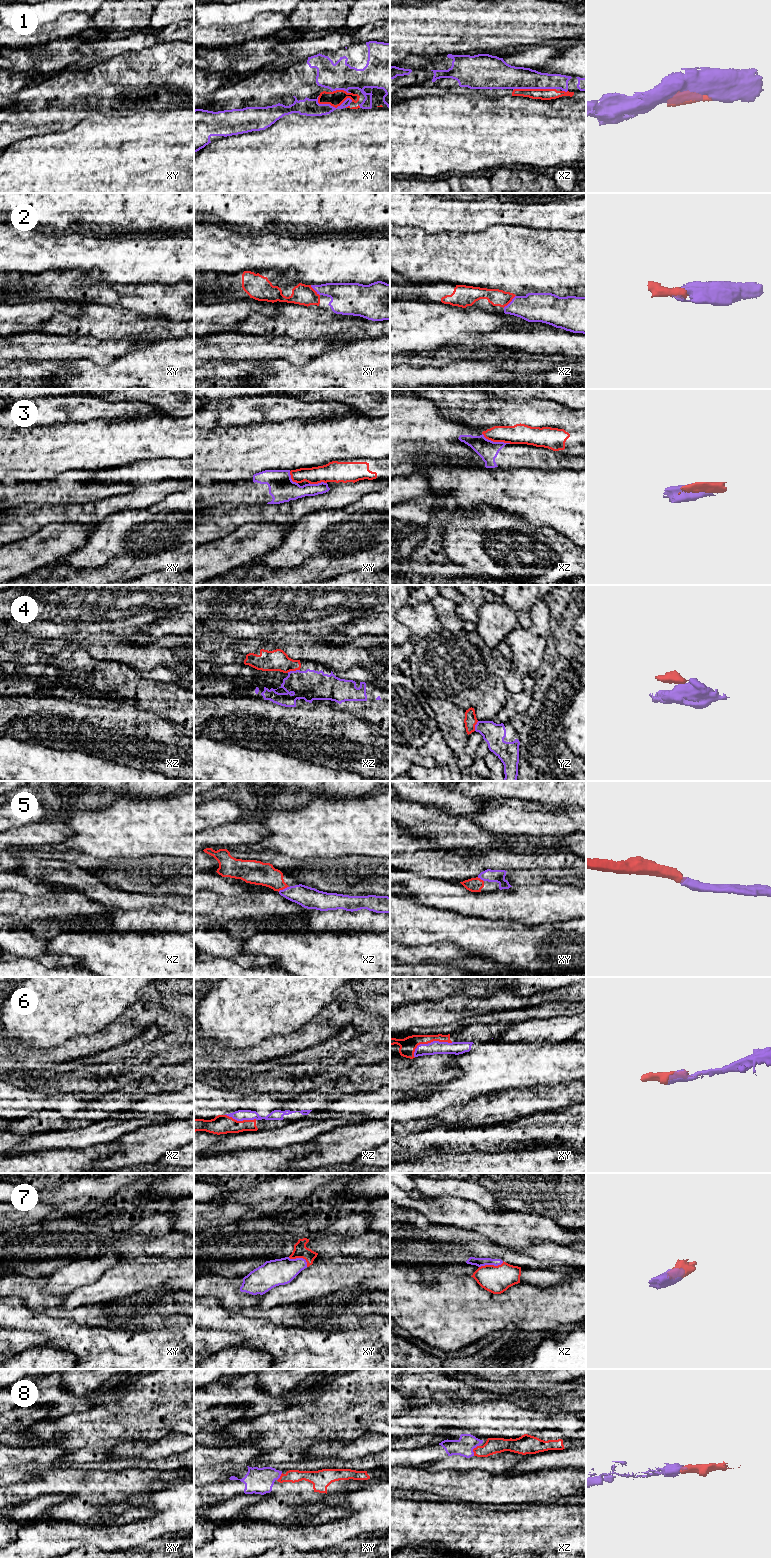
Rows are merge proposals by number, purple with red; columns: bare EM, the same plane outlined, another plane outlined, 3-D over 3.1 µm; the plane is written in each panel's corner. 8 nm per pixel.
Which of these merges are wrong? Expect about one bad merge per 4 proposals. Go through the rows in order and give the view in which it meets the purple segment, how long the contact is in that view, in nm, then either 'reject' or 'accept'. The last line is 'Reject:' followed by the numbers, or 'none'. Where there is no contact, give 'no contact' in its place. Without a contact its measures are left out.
1: meets purple in xz; contact 340 nm long; accept
2: meets purple in xz; contact 140 nm long; accept
3: meets purple in xz; contact 240 nm long; reject
4: meets purple in xz; contact 110 nm long; accept
5: meets purple in xz; contact 100 nm long; accept
6: meets purple in xy; contact 340 nm long; accept
7: meets purple in xz; contact 200 nm long; accept
8: meets purple in xz; contact 100 nm long; accept
Reject: 3

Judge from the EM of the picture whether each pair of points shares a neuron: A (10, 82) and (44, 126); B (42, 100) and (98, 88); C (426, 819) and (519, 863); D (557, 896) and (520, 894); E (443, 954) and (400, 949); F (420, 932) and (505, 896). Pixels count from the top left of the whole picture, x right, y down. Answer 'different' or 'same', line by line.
A: different
B: same
C: different
D: same
E: same
F: different

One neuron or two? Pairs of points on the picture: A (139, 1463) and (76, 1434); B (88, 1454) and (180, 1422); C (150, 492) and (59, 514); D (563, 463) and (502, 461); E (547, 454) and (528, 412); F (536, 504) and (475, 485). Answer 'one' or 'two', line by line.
A: two
B: one
C: one
D: one
E: two
F: one

